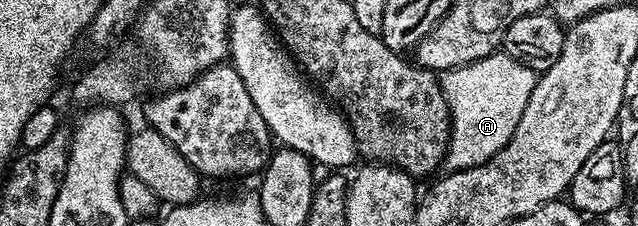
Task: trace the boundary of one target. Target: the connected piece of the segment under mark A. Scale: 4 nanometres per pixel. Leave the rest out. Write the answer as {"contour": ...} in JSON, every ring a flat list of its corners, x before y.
{"contour":[[497,51,474,63,449,69,439,78,440,89,448,104,452,134,448,136,446,165,449,170,469,169,486,163,514,135,530,95,534,95,538,75,530,67,518,63,509,53]]}

